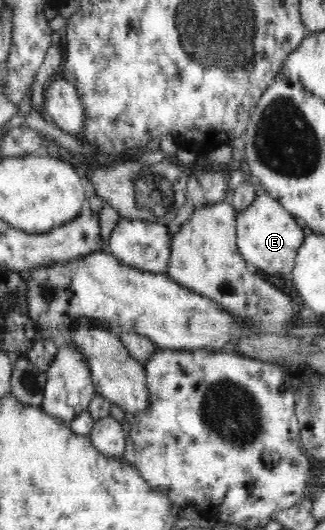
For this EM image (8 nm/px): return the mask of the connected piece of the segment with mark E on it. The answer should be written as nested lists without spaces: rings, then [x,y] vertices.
[[[257,181],[255,183],[257,183],[254,186],[256,197],[236,216],[237,249],[253,269],[260,269],[271,275],[289,277],[295,265],[297,250],[301,247],[306,234],[296,223],[294,216],[270,196]]]

